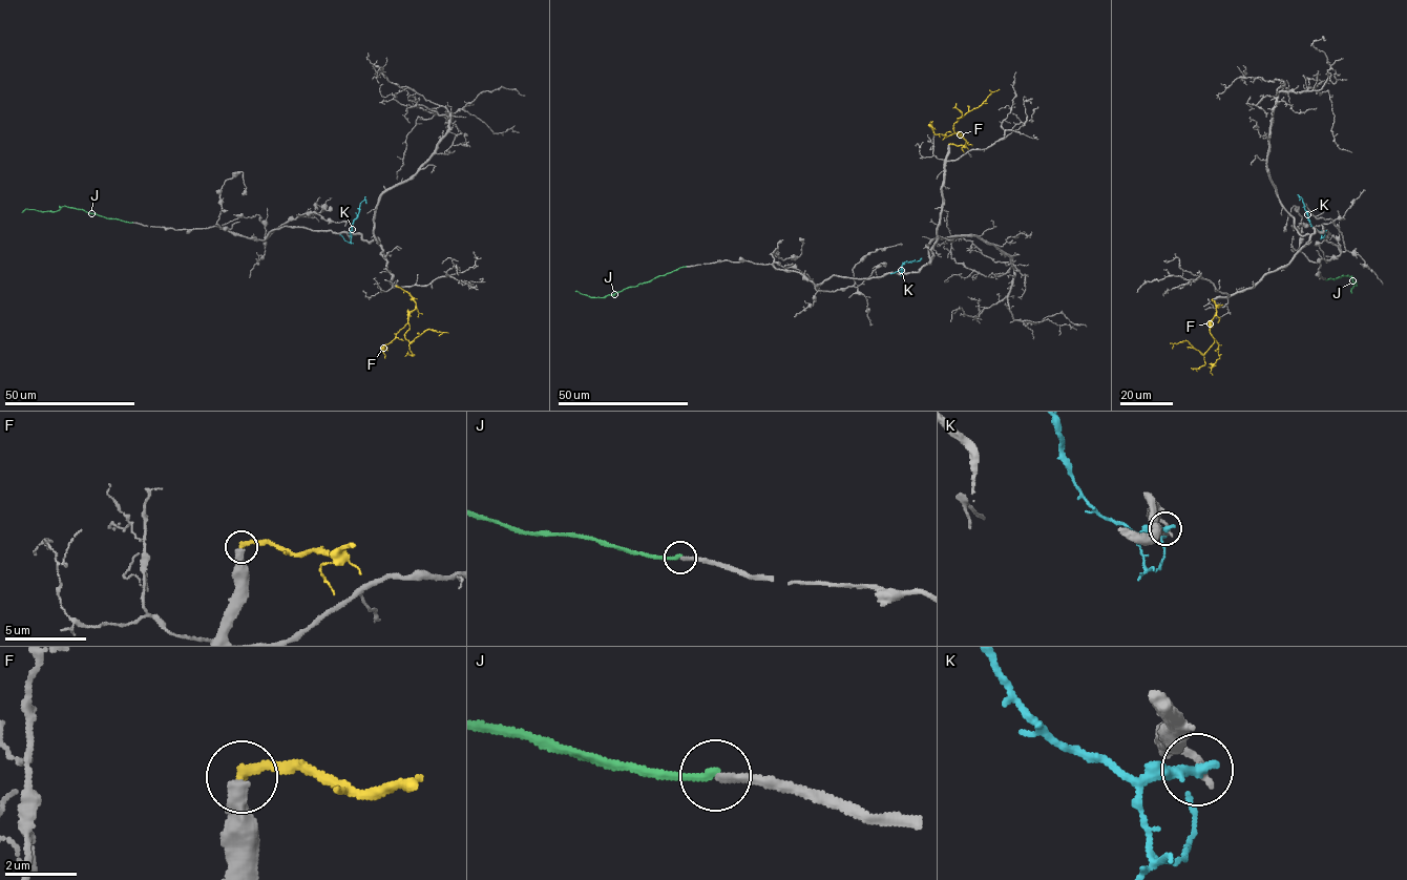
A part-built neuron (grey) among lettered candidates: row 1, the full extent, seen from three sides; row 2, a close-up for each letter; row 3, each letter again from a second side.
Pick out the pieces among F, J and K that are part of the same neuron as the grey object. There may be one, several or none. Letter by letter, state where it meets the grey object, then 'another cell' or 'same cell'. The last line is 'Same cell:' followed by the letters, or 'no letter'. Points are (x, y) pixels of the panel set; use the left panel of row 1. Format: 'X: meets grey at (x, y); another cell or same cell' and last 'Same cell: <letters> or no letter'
F: meets grey at (396, 286); another cell
J: meets grey at (132, 223); same cell
K: meets grey at (350, 236); another cell
Same cell: J

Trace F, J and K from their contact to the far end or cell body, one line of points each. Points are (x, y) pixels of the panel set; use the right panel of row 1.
F: (1213, 299), (1216, 314), (1210, 323), (1210, 333), (1214, 339), (1205, 353), (1202, 354), (1185, 340), (1170, 343)
J: (1324, 278), (1347, 275), (1357, 286), (1351, 293)
K: (1325, 230), (1319, 231), (1311, 226), (1301, 197), (1299, 200)

